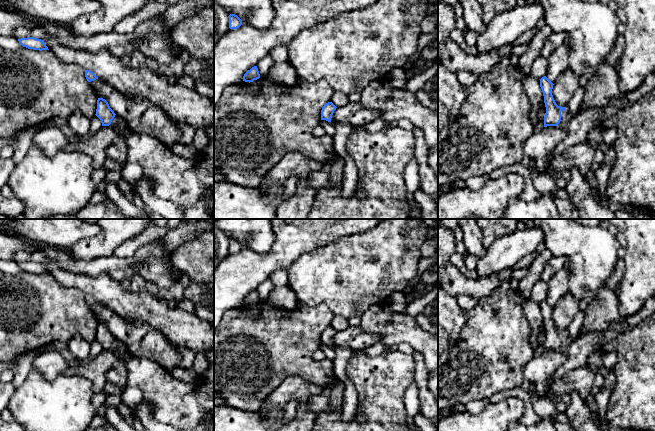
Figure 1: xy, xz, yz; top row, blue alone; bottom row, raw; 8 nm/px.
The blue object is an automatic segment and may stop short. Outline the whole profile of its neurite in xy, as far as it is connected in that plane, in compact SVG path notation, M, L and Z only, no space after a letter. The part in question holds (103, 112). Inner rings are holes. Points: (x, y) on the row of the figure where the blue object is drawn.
M98 98L95 115L101 120L102 126L111 126L119 133L127 132L127 122L114 113L105 99Z

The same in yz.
M546 76L540 79L540 87L543 92L546 107L544 127L558 126L561 129L565 129L574 115L567 107L561 107L556 104L552 95L553 85L554 84Z

